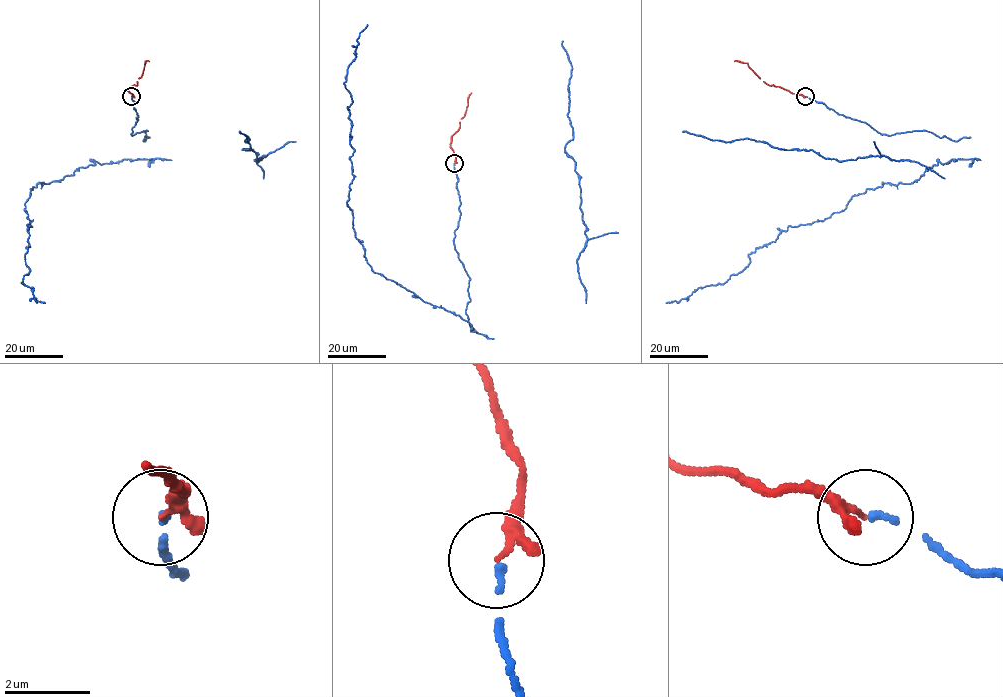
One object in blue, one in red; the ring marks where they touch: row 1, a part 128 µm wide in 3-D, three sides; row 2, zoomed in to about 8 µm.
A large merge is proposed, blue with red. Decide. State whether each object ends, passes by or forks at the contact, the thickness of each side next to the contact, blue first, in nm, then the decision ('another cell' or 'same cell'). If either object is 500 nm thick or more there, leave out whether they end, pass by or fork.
blue ends | red passes by | 150/160 nm | same cell

